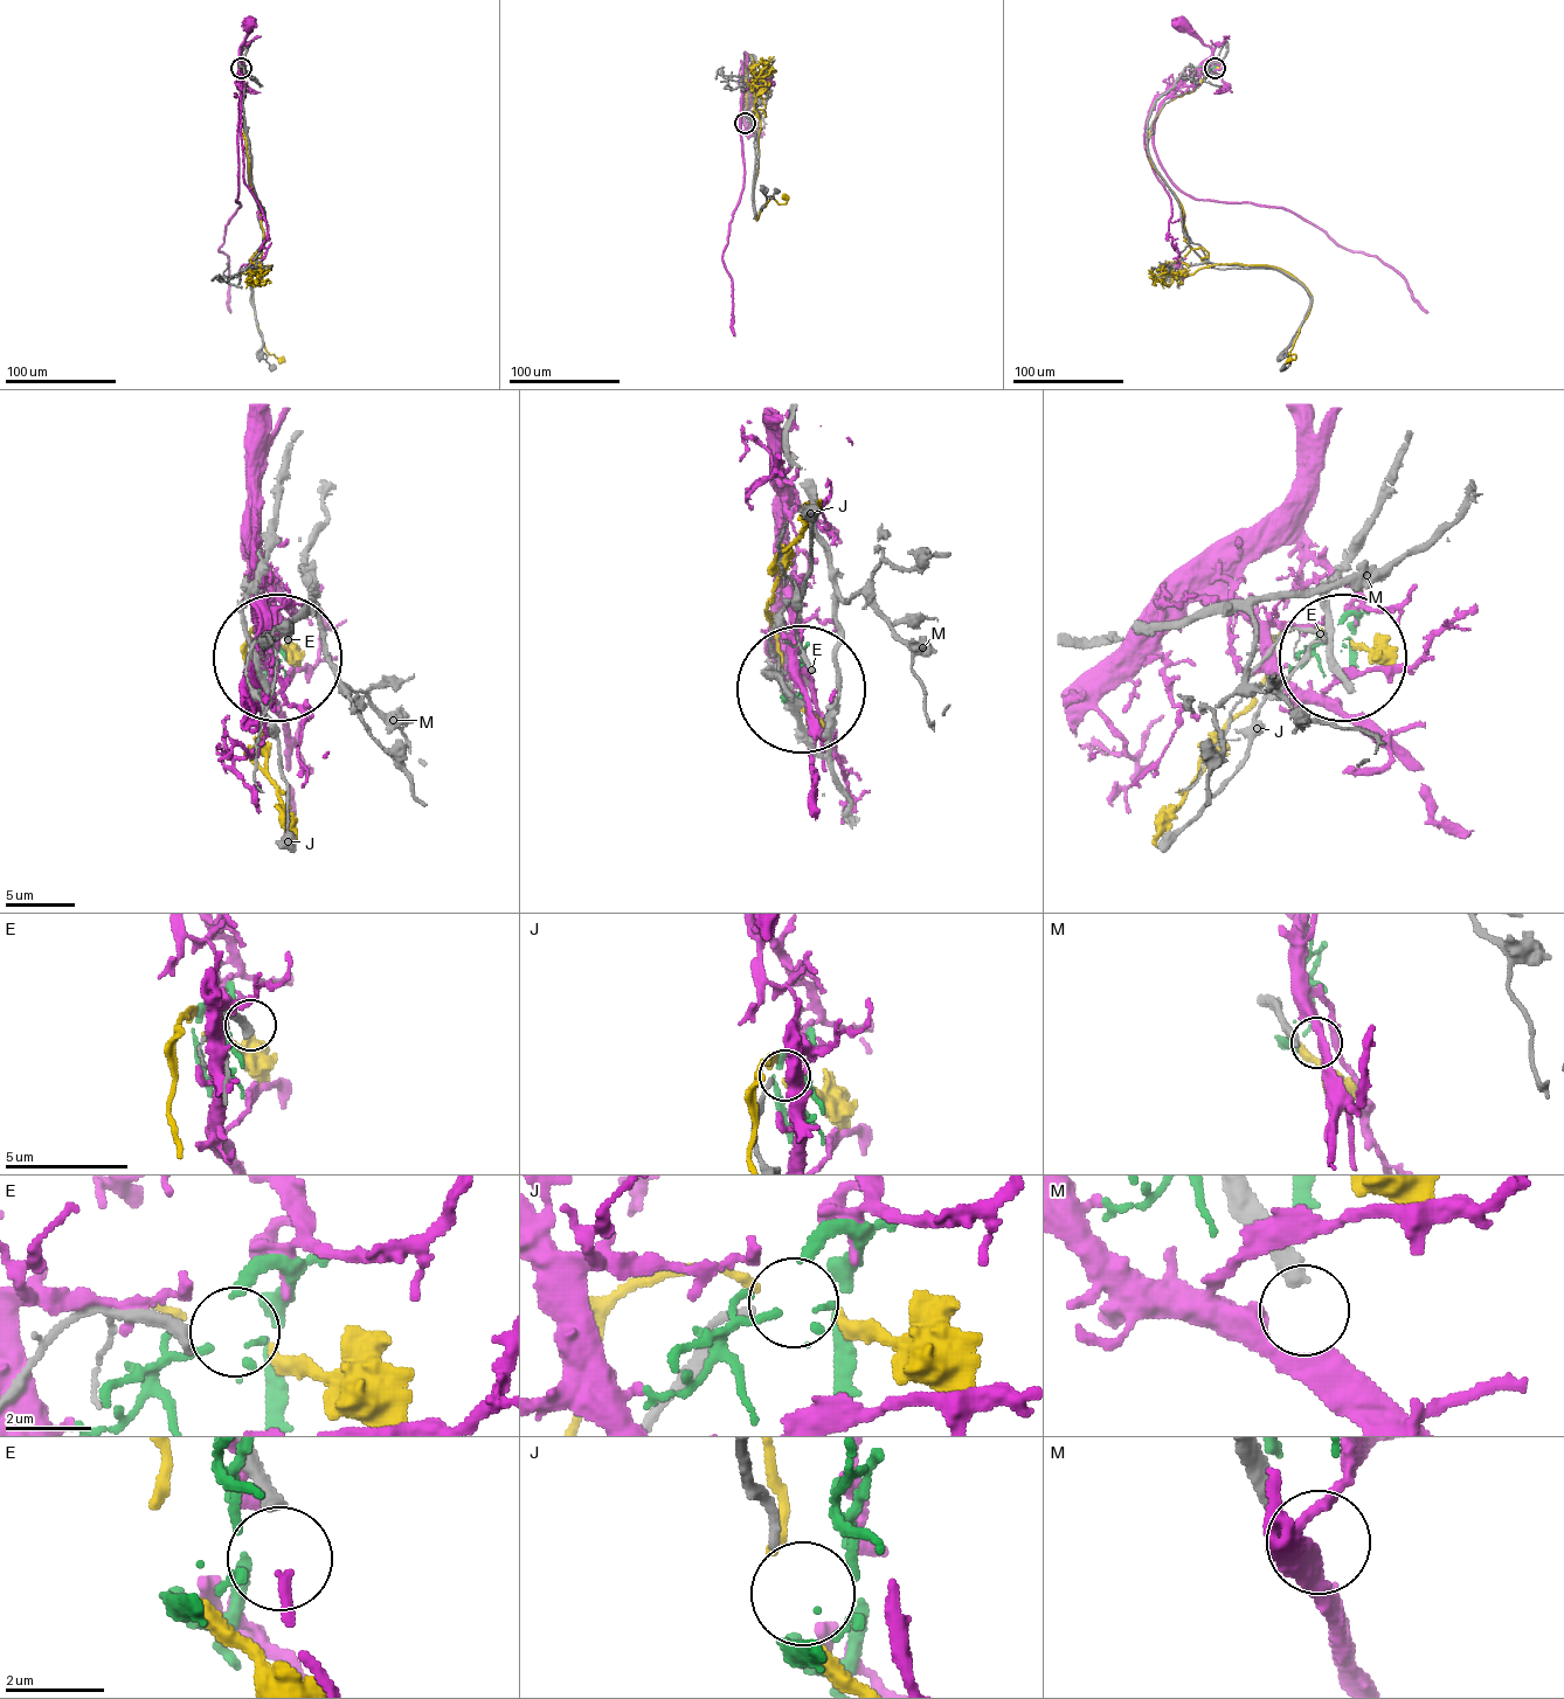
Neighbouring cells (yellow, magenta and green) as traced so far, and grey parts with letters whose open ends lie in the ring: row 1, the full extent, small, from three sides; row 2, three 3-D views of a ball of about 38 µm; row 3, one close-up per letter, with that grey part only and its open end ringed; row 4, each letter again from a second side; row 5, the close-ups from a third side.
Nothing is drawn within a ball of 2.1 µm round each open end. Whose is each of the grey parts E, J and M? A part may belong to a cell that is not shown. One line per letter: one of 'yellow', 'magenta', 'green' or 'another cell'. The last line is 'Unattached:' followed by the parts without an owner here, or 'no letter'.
E: another cell
J: another cell
M: another cell
Unattached: E, J, M

